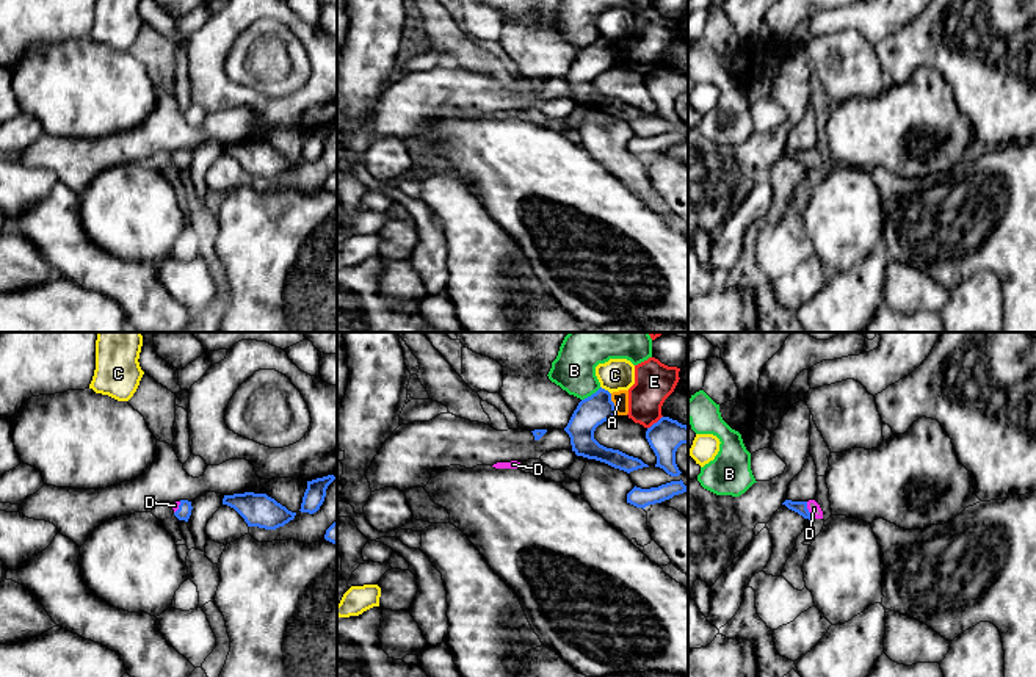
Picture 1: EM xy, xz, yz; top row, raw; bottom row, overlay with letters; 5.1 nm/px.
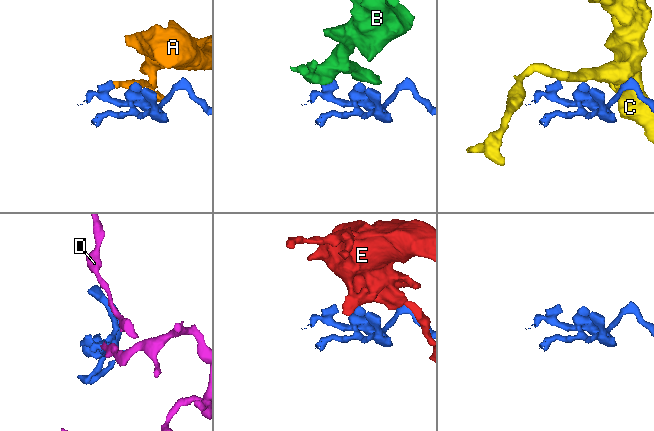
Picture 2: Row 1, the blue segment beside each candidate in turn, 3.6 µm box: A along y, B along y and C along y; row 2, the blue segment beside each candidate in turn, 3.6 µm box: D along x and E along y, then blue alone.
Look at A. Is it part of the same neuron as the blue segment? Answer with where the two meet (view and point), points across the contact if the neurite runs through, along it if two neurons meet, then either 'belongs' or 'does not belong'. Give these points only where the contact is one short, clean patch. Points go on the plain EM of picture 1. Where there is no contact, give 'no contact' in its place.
xz (613, 54) | does not belong

